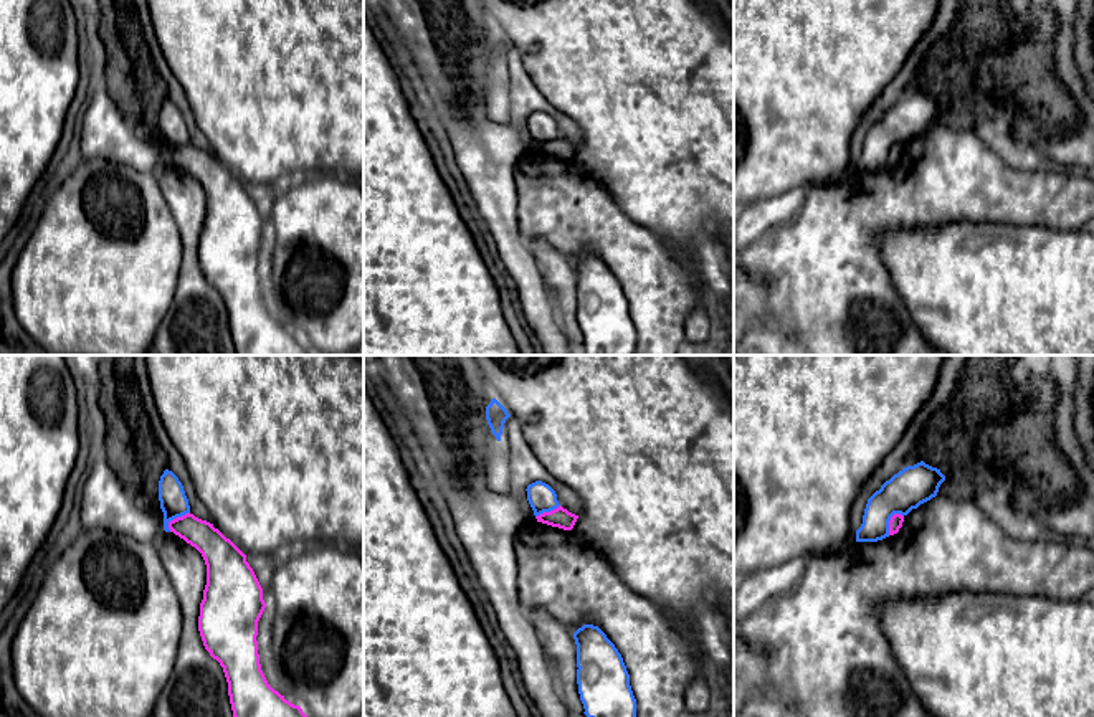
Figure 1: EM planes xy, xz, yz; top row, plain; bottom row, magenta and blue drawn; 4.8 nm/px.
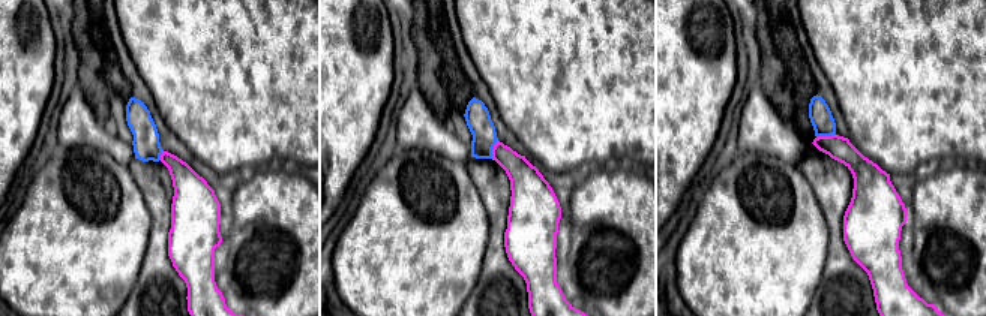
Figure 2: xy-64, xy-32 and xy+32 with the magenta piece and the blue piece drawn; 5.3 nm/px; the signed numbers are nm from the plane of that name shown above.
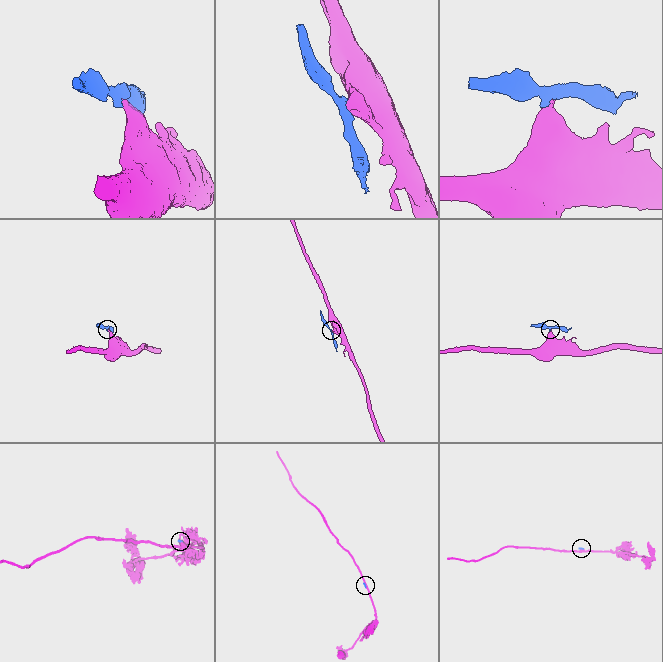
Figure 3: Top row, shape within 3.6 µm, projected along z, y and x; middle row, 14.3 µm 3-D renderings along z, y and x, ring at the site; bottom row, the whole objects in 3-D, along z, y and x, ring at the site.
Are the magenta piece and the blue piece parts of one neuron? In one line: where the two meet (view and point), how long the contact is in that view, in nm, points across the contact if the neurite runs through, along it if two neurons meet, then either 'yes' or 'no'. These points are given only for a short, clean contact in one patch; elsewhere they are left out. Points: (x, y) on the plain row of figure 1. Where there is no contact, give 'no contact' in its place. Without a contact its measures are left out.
contact xy (174, 149); length 140 nm; border xy (189, 141), (174, 147), (169, 152), (169, 161); no

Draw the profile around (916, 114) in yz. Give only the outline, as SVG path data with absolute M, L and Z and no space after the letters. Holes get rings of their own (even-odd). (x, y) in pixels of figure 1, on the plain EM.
M924 91L894 104L868 129L863 154L856 160L856 172L878 172L889 167L891 147L907 145L935 127L944 111L940 99Z

